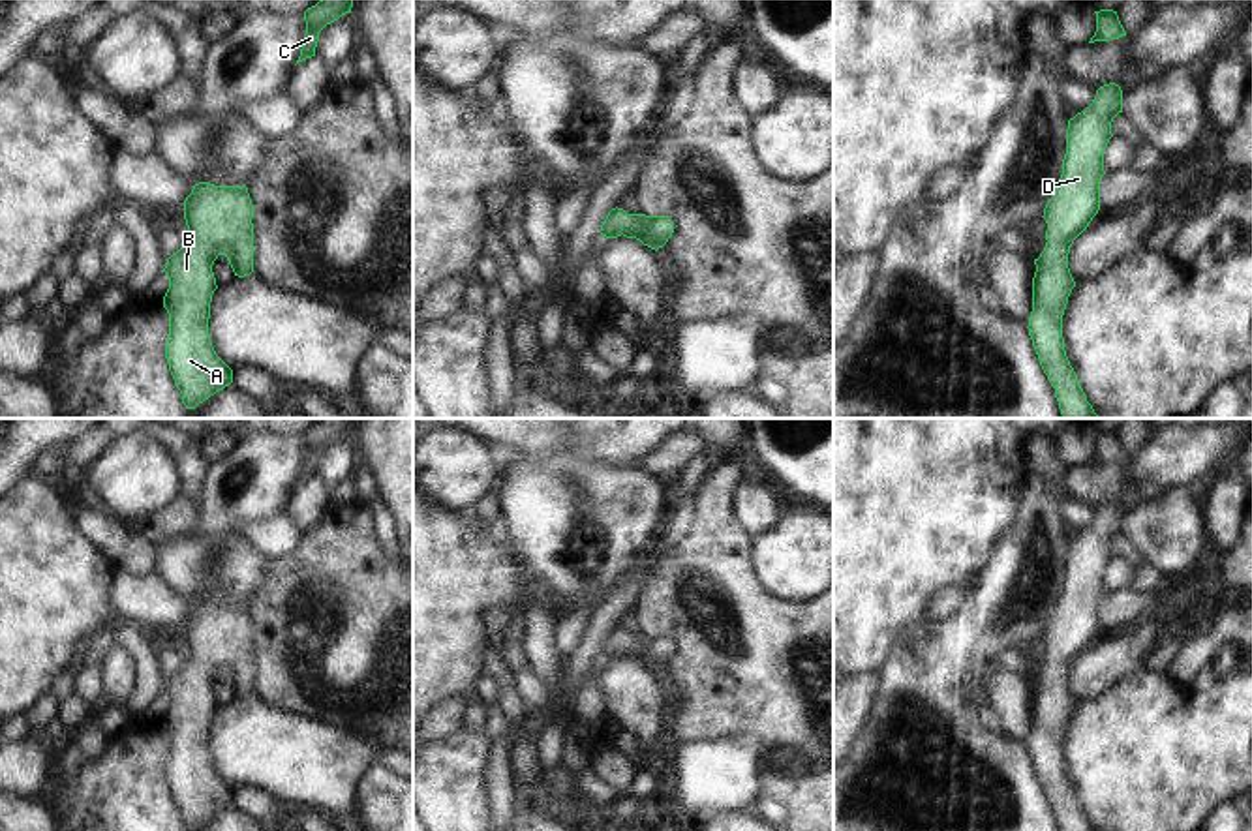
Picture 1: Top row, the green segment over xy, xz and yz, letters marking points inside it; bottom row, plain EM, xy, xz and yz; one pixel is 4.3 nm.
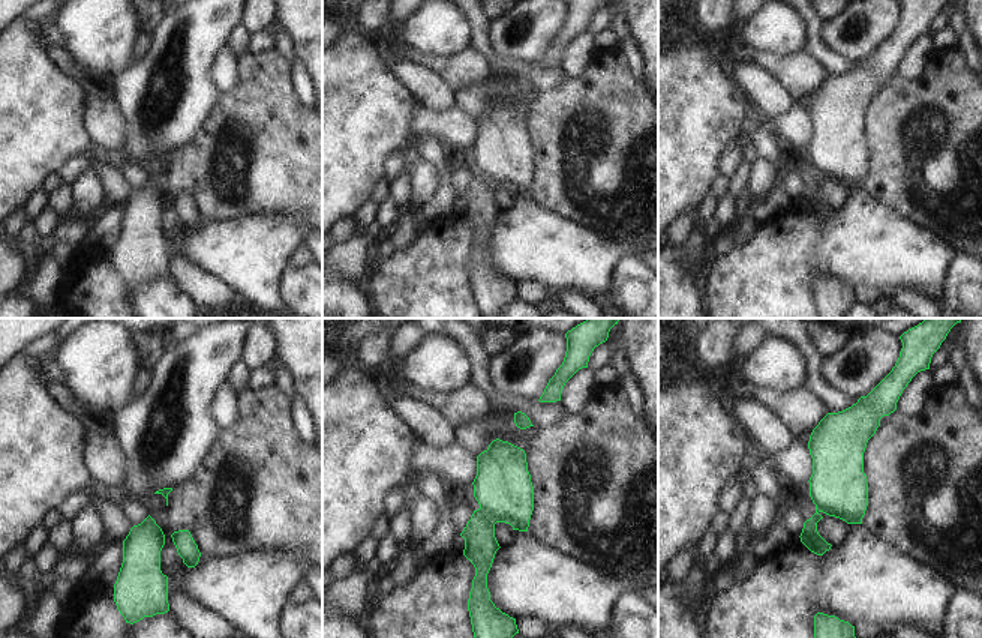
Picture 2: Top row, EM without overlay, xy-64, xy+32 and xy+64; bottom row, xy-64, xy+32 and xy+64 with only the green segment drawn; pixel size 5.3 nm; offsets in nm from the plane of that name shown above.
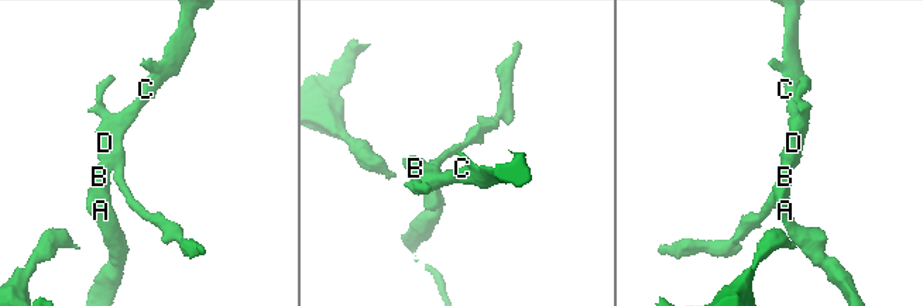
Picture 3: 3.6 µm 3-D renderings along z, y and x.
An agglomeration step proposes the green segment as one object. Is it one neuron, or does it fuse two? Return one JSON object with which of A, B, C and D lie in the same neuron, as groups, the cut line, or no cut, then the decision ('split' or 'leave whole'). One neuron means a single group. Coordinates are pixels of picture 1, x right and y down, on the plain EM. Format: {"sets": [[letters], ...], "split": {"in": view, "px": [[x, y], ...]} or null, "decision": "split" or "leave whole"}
{"sets": [["A", "B", "C", "D"]], "split": null, "decision": "leave whole"}

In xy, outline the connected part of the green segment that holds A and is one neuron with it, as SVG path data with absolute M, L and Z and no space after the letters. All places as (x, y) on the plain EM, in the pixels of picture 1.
M199 602L184 621L188 657L163 692L169 709L165 778L186 829L233 803L233 790L216 775L210 754L210 722L218 709L212 685L225 675L235 696L253 692L253 625L246 606Z

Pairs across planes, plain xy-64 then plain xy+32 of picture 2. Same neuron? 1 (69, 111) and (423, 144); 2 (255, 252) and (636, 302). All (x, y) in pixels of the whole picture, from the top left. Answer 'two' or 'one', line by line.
1: two
2: two

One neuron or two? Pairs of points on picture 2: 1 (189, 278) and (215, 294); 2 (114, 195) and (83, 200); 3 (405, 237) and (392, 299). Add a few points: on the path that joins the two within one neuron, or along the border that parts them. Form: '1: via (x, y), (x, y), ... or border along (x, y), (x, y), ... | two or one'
1: via (195, 282), (209, 291) | one
2: border along (90, 168), (101, 183), (104, 198) | two
3: border along (417, 233), (405, 248), (395, 251) | two

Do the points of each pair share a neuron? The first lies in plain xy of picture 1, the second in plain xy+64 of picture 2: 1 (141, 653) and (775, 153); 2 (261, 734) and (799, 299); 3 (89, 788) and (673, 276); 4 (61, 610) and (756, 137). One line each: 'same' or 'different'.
1: same
2: same
3: different
4: different

